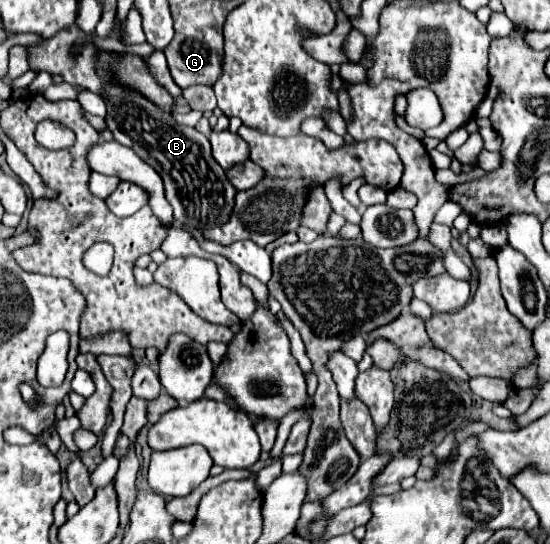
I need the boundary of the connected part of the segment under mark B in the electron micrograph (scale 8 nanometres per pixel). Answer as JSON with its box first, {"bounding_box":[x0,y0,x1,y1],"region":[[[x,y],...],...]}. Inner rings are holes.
{"bounding_box":[96,50,236,230],"region":[[[108,50],[98,52],[98,58],[96,58],[98,76],[102,80],[102,100],[106,102],[106,118],[104,120],[110,128],[110,132],[114,132],[114,140],[124,146],[130,146],[142,160],[146,160],[162,176],[166,200],[174,208],[174,220],[182,222],[178,226],[186,224],[186,226],[190,226],[190,230],[192,228],[204,230],[204,228],[214,228],[214,226],[226,224],[226,220],[230,220],[230,212],[234,208],[236,188],[226,178],[224,168],[214,160],[208,138],[192,126],[178,124],[174,120],[174,116],[170,116],[170,112],[164,112],[162,108],[158,108],[154,102],[150,102],[138,90],[132,90],[132,88],[124,86],[122,82],[118,82],[114,76],[114,66],[120,64],[122,58],[124,58],[124,52],[108,52]]]}

